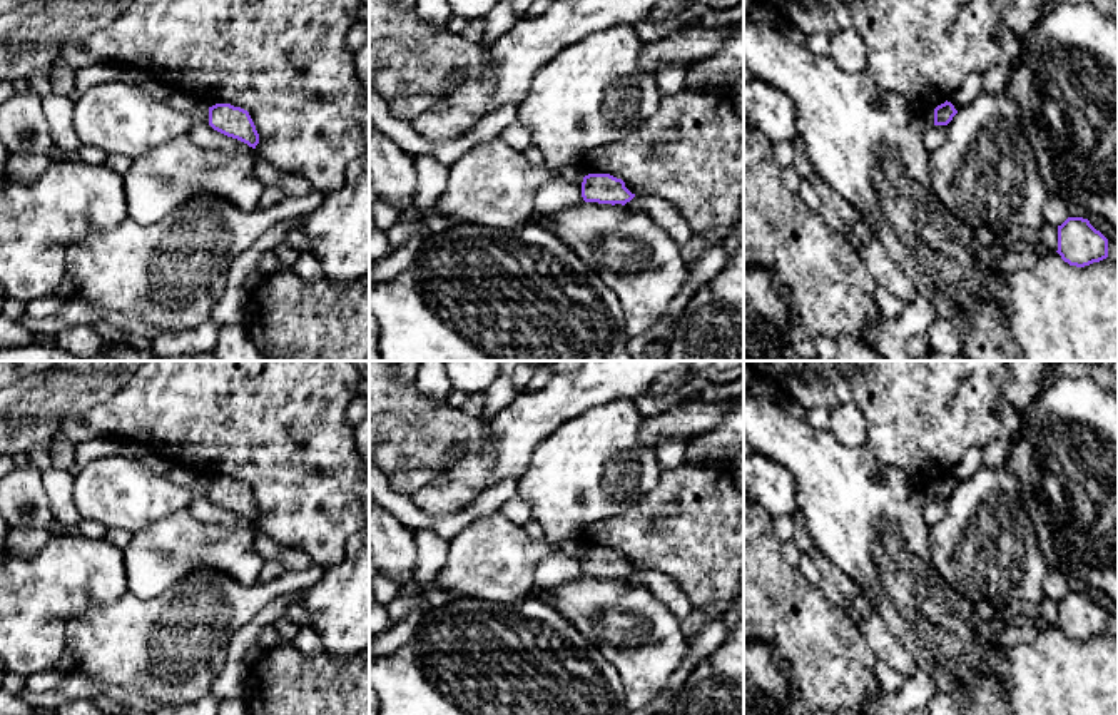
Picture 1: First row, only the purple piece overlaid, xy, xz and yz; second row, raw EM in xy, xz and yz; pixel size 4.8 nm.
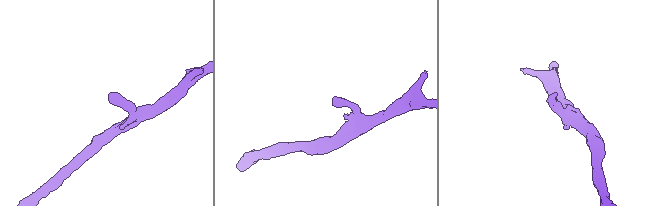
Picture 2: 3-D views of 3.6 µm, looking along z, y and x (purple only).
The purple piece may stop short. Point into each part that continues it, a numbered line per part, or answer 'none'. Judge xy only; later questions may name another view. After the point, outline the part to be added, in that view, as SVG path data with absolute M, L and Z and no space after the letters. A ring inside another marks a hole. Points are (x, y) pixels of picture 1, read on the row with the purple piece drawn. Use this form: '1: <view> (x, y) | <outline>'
none

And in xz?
none

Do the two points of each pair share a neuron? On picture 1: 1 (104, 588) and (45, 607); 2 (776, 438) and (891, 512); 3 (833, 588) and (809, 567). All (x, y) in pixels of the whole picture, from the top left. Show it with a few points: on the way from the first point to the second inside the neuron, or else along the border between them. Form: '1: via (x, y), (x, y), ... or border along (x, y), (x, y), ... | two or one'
1: via (89, 585), (67, 585), (60, 592) | one
2: via (804, 451), (863, 510) | one
3: via (828, 583), (814, 570) | one

